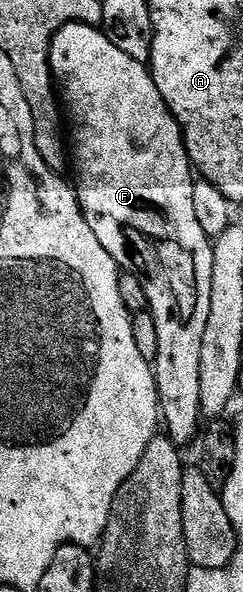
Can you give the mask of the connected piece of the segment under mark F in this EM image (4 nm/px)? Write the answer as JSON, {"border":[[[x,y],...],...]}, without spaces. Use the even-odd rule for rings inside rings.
{"border":[[[82,22],[60,26],[49,49],[49,63],[68,125],[70,122],[77,129],[71,134],[71,162],[77,165],[77,200],[91,232],[95,232],[95,240],[103,244],[122,271],[136,274],[147,292],[148,310],[155,316],[155,328],[159,331],[159,352],[151,364],[157,381],[159,418],[164,429],[169,429],[167,437],[179,448],[185,448],[193,437],[193,441],[198,437],[203,426],[199,359],[207,316],[211,316],[213,271],[213,242],[199,228],[195,217],[195,174],[185,151],[185,135],[163,100],[150,67],[115,48],[104,30]]]}

